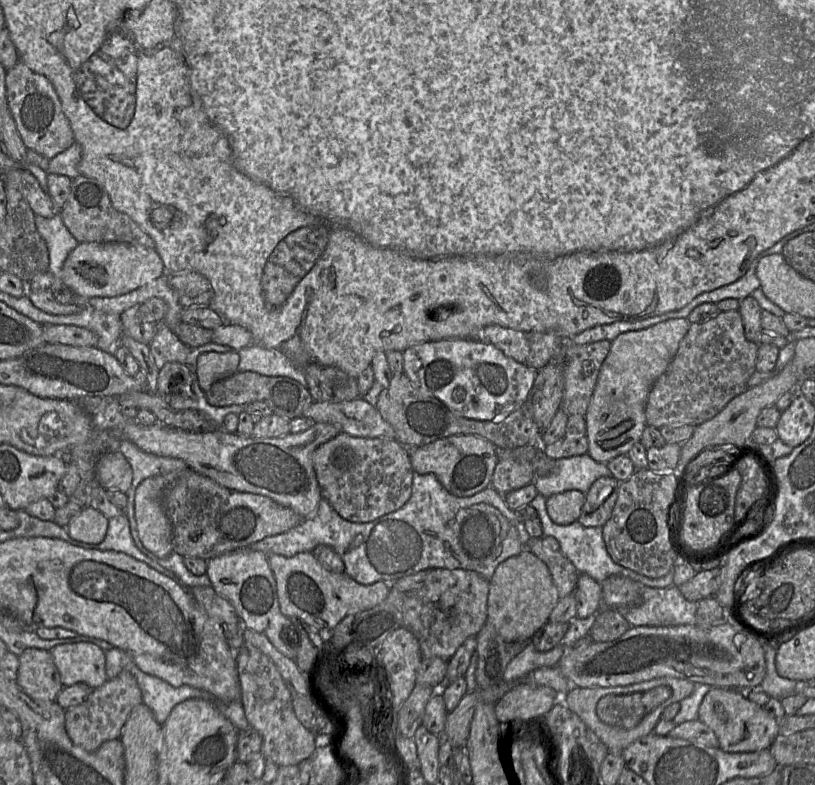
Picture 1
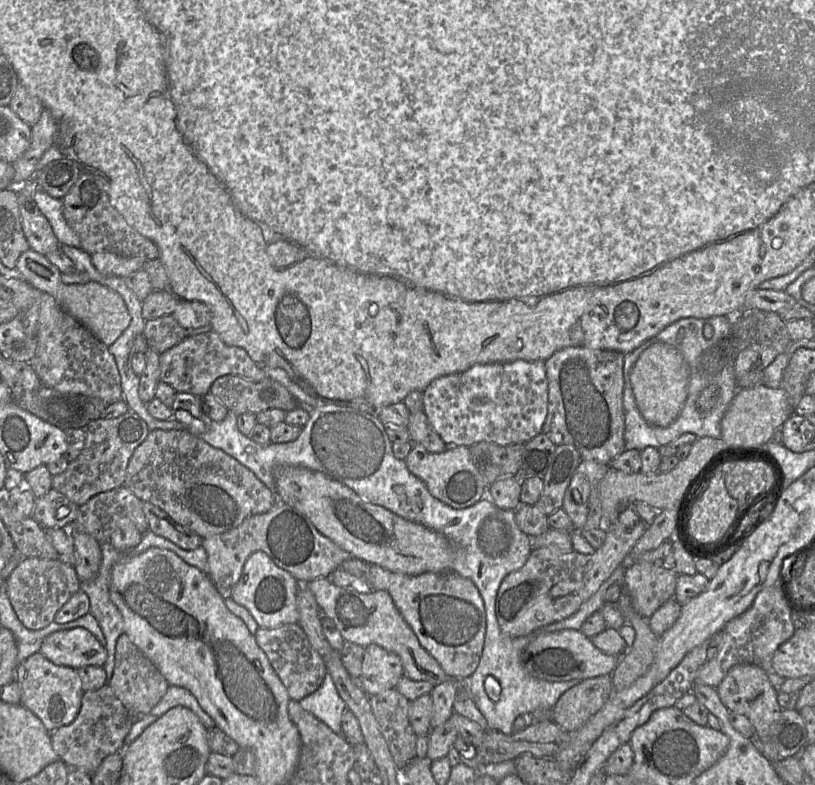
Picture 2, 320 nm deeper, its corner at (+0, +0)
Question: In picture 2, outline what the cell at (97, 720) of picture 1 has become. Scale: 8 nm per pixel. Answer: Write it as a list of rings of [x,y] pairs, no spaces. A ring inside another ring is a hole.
[[[124,633],[116,642],[113,674],[107,684],[135,720],[150,714],[150,711],[162,699],[169,687],[167,680],[155,665],[143,655]]]

